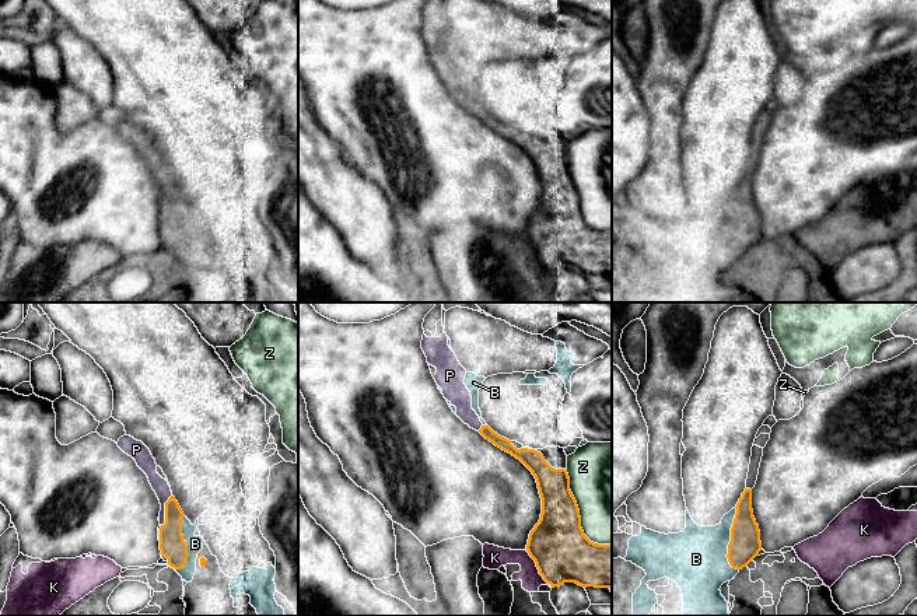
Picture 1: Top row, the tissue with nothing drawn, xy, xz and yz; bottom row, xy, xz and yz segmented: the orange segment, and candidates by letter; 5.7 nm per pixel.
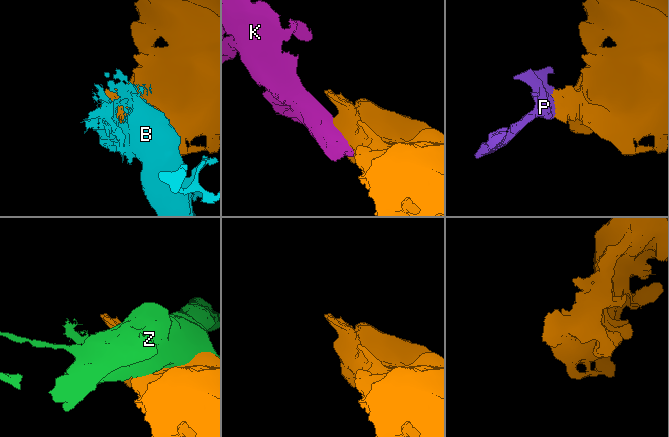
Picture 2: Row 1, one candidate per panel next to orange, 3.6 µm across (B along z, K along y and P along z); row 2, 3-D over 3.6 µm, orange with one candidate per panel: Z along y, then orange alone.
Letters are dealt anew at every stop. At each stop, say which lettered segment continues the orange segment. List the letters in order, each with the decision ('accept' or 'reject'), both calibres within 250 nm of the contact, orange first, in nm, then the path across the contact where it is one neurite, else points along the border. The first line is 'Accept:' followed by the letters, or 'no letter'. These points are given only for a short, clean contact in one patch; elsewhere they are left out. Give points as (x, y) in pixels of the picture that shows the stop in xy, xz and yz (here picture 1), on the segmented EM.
Accept: P
B: reject | 180/360 nm | along yz (735, 507), (727, 560), (738, 570)
K: reject | 320/120 nm
P: accept | 150/90 nm
Z: reject | 320/440 nm

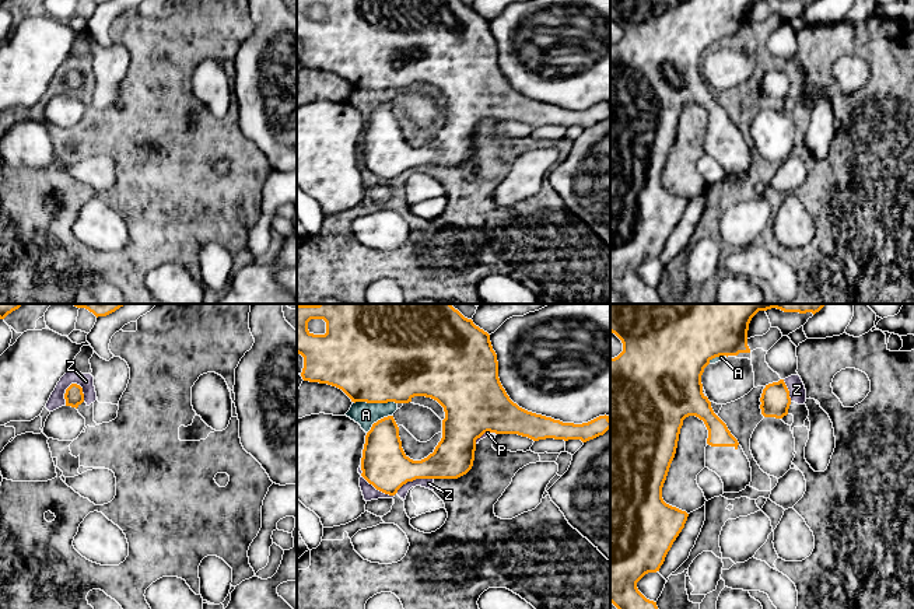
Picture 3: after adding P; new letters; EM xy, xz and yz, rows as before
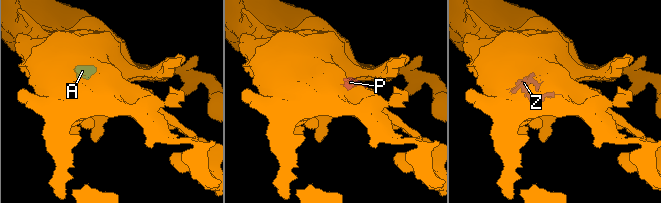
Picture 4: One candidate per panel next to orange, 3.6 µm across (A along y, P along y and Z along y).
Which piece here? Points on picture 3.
Accept: no letter
A: reject | 500/140 nm
P: reject | 360/20 nm
Z: reject | 260/60 nm

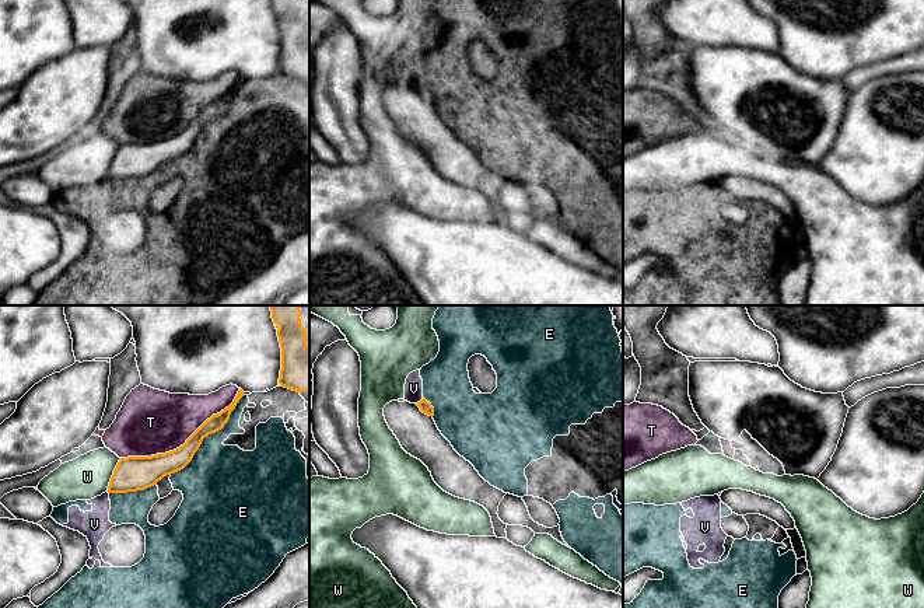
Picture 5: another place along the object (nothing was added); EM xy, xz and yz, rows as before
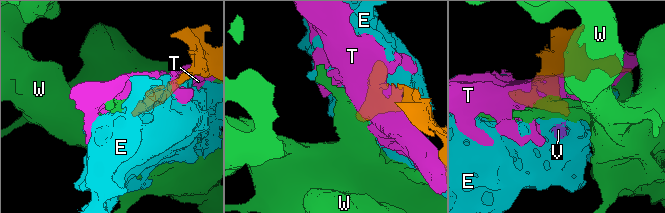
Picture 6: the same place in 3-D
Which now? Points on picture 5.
Accept: no letter
E: reject | 120/380 nm
T: reject | 160/380 nm
V: reject | 70/110 nm | along xz (423, 398), (416, 404)
W: reject | 200/260 nm

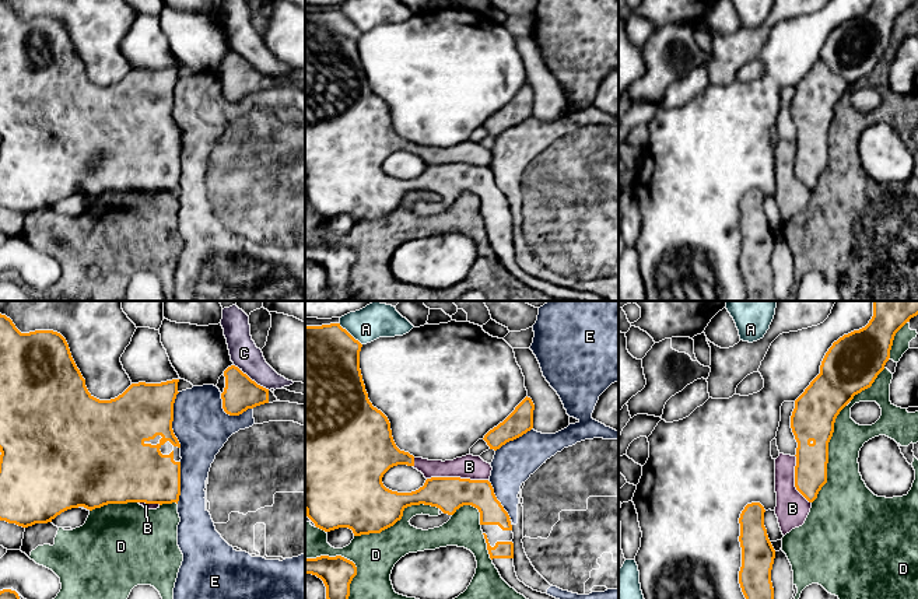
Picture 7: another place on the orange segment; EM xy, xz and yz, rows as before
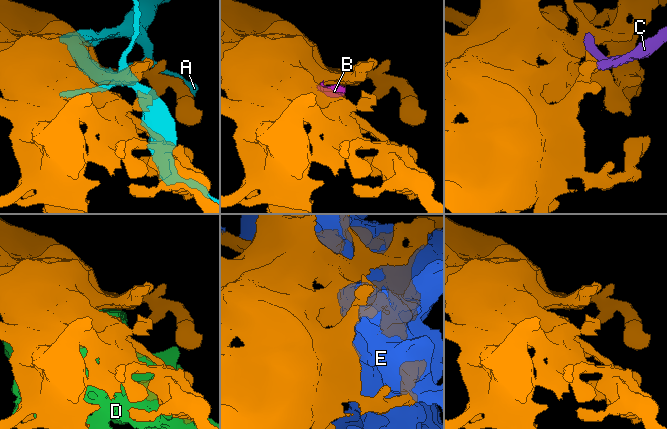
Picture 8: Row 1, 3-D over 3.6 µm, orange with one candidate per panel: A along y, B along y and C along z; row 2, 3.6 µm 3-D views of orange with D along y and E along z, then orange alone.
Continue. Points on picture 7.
Accept: B
A: reject | 460/200 nm
B: accept | 200/140 nm
C: reject | 190/160 nm
D: reject | 240/240 nm
E: reject | 320/320 nm

